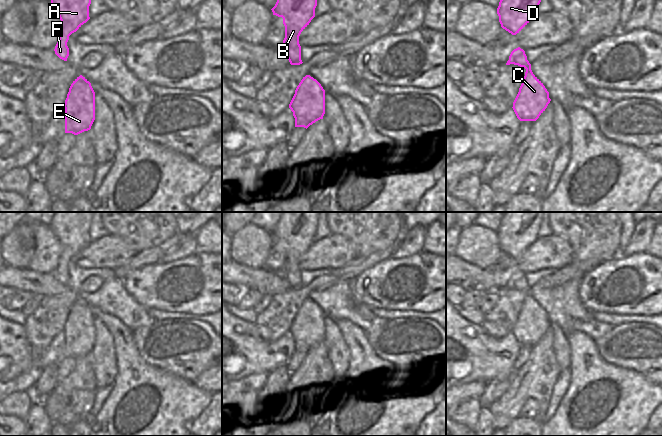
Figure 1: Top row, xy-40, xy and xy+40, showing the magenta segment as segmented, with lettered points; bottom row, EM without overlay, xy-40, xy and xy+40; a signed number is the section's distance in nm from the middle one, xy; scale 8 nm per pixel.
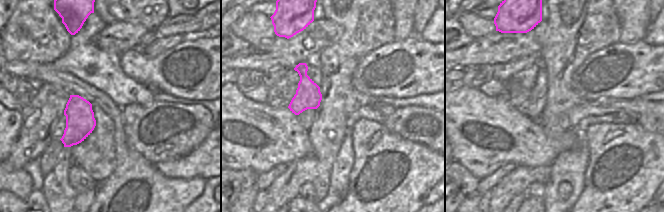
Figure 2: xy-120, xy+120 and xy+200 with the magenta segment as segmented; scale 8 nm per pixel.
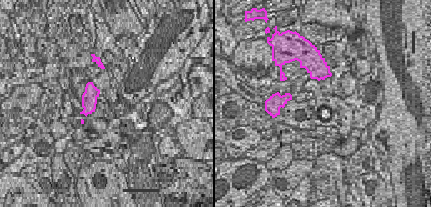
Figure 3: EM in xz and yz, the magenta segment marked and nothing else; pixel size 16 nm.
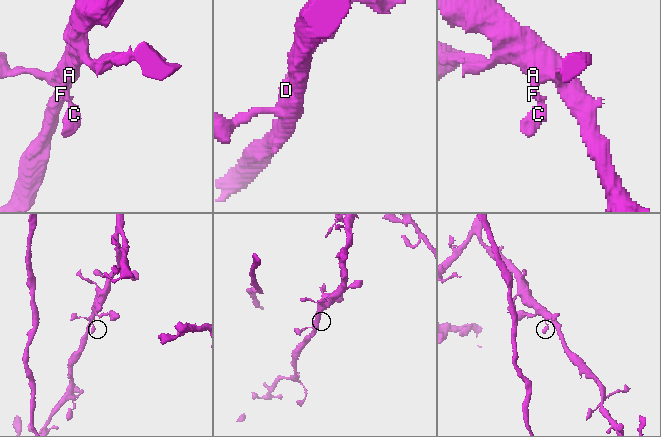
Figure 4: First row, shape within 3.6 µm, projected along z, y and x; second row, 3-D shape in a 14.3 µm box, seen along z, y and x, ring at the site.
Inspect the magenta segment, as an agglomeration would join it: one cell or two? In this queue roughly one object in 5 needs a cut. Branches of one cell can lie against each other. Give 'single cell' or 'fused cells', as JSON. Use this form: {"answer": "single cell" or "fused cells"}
{"answer": "single cell"}

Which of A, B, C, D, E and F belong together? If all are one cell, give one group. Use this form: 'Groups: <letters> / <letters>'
Groups: A B C D E F.

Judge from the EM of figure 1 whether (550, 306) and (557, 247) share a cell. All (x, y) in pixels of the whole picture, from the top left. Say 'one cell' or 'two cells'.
two cells

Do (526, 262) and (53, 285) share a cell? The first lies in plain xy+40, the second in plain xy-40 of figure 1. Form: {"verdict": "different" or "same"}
{"verdict": "different"}

